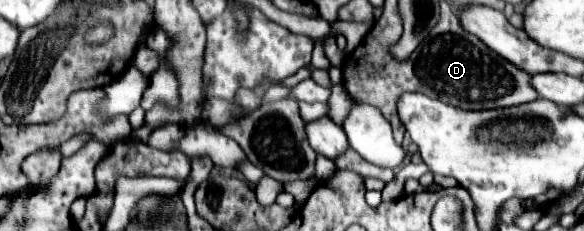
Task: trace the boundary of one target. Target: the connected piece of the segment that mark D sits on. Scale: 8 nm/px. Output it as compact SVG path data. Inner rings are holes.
M376 20L368 36L348 54L342 70L344 88L356 102L366 102L382 110L382 114L392 122L396 142L402 142L404 124L398 118L396 104L406 92L422 92L428 96L438 96L438 100L466 108L466 110L486 110L486 108L508 108L536 100L536 90L530 80L532 74L516 68L512 62L504 60L500 54L492 52L484 42L480 42L470 32L462 30L434 30L434 44L426 44L426 52L416 52L408 60L396 60L390 54L390 46L398 40L396 28L390 22Z

